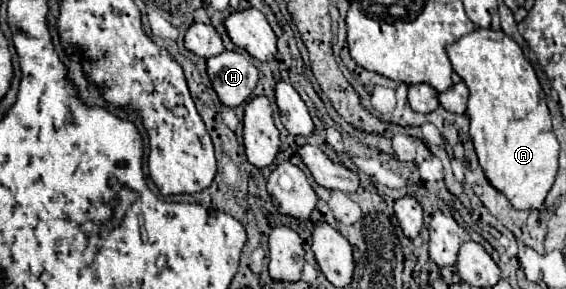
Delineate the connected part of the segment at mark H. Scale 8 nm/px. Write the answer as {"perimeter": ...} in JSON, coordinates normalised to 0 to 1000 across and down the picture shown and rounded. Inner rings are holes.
{"perimeter":[[[394,180],[366,208],[366,256],[390,360],[422,367],[454,298],[454,235],[426,180]]]}

